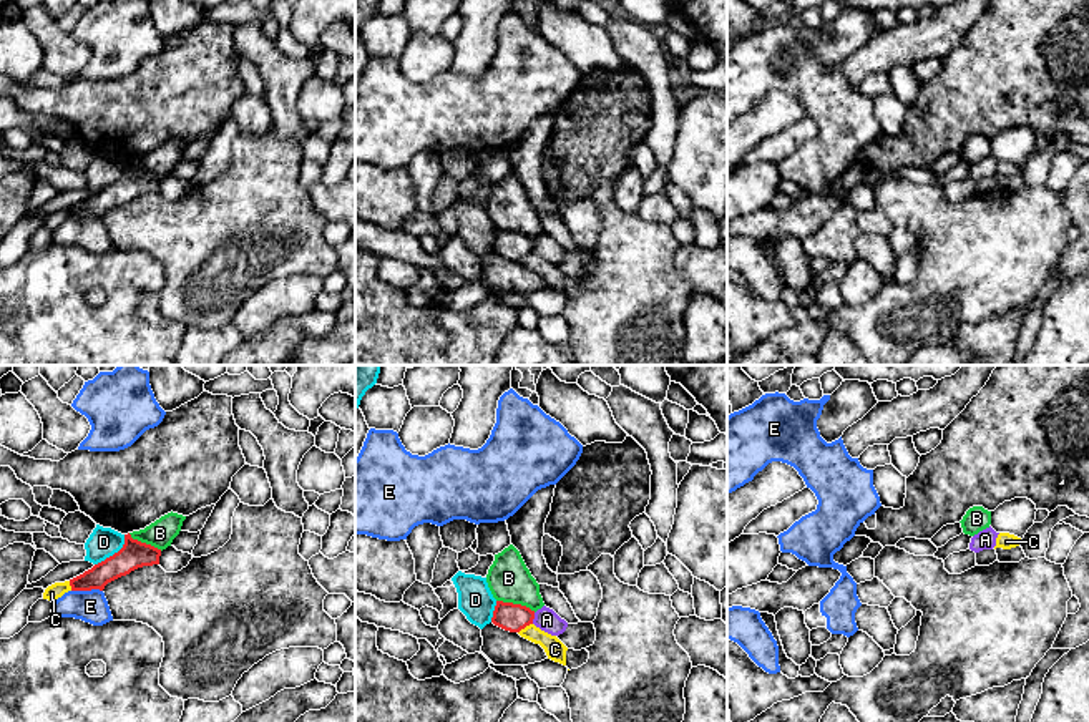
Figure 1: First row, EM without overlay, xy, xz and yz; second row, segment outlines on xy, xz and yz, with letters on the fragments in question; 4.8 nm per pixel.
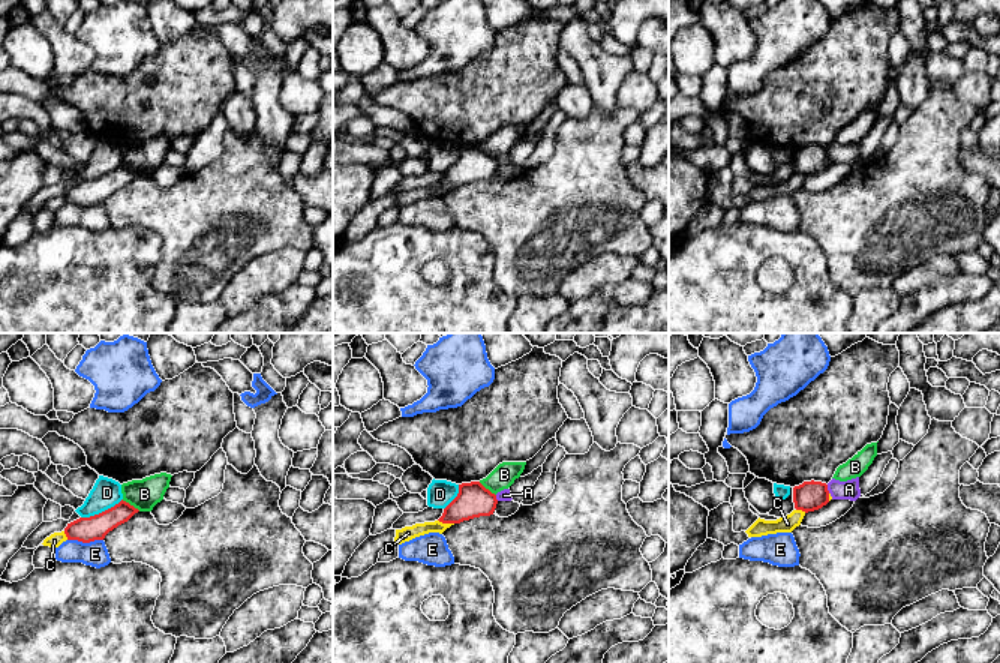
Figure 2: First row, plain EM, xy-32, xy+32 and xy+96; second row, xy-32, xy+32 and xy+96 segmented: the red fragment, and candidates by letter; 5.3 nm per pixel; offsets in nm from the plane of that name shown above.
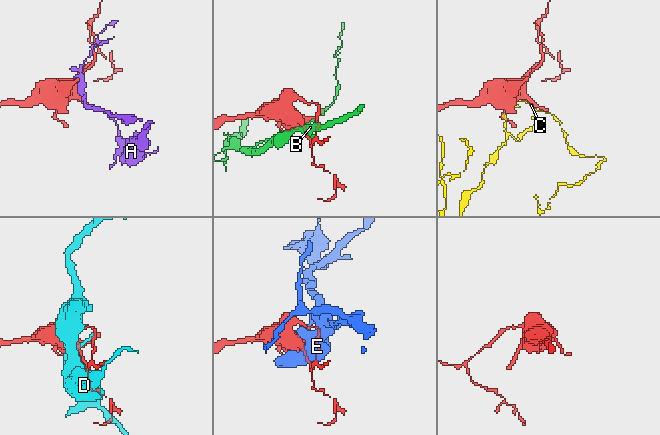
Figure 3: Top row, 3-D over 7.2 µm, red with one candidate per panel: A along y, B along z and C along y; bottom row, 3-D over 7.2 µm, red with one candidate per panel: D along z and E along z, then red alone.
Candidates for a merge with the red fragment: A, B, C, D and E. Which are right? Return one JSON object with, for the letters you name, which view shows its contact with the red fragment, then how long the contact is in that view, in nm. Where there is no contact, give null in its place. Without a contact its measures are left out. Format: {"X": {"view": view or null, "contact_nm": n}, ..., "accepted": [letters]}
{"accepted": []}

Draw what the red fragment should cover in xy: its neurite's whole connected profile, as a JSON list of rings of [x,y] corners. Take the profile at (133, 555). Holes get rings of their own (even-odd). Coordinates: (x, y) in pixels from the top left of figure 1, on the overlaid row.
[[[125,534],[123,548],[105,561],[95,564],[83,574],[70,579],[71,591],[103,591],[105,586],[131,571],[159,564],[161,549],[133,539],[131,534]]]

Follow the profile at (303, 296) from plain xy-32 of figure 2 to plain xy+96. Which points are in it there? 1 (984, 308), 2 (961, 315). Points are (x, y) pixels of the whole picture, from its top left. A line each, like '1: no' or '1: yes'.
1: no
2: no

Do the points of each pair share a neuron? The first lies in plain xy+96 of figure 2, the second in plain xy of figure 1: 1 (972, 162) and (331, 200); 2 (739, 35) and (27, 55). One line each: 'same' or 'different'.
1: same
2: different

